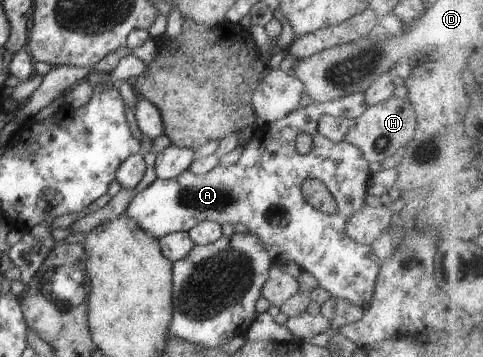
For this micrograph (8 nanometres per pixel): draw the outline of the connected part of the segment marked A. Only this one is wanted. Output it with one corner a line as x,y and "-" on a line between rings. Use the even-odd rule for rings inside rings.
363,92
341,96
341,98
329,102
310,103
305,107
294,109
287,116
271,124
263,125
257,131
252,132
251,138
243,147
239,160
231,166
218,164
207,174
202,175
185,170
185,172
167,180
157,177
144,190
133,196
124,210
125,216
130,218
139,230
147,232
154,239
172,232
187,232
201,221
217,222
219,226
227,224
227,222
232,225
243,224
246,232
255,234
261,240
272,263
280,266
285,262
294,262
303,271
309,272
315,278
317,286
327,290
331,297
347,300
355,306
365,307
373,296
375,277
380,266
377,256
371,252
368,245
353,242
343,232
343,224
355,210
365,206
364,198
367,194
366,188
370,177
367,168
368,162
353,144
333,142
323,138
317,132
317,123
322,117
354,119
359,118
365,110
367,110
367,104
363,102
-
301,134
311,138
309,152
303,155
298,154
295,150
296,137
-
307,179
319,180
325,186
336,205
336,208
333,208
333,213
319,211
303,200
301,191
305,186
302,183

